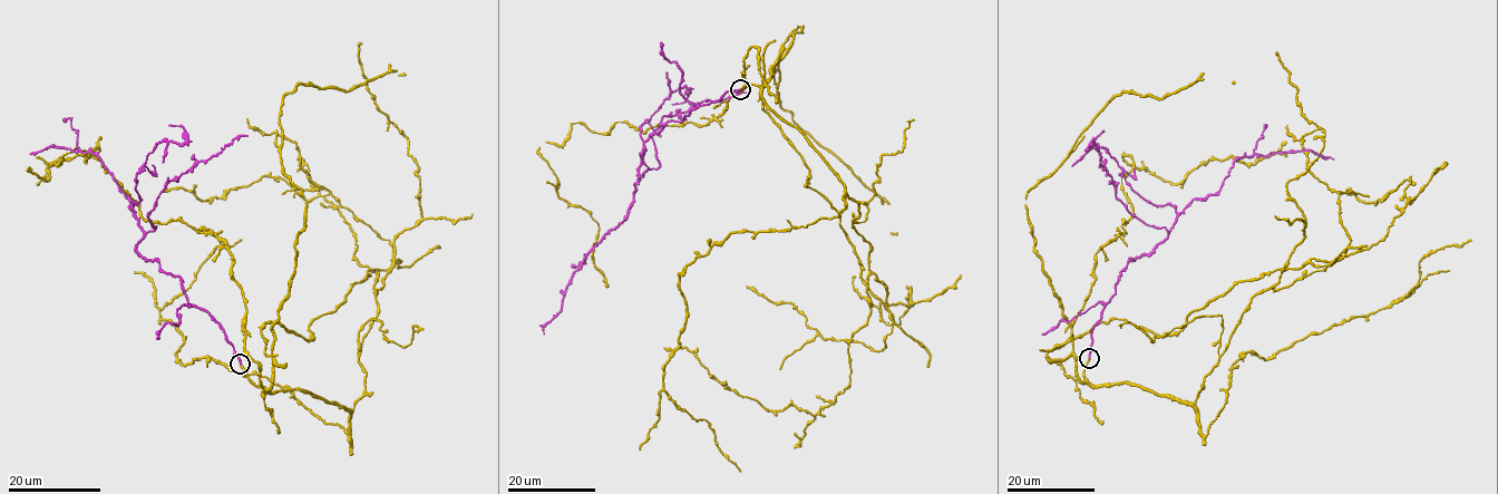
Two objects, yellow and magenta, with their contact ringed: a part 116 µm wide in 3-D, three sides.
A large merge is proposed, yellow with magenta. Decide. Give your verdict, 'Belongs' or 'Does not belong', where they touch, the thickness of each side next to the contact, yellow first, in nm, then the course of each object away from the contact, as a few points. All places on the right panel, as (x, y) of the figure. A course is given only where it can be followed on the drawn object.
Belongs. Place: (1089, 358). Thickness 180 nm (yellow) against 240 nm. Course of yellow: (1089, 357), (1092, 385), (1194, 403), (1254, 296), (1367, 249), (1414, 199), (1404, 180), (1373, 202), (1346, 194). Course of magenta: (1089, 357), (1091, 330), (1120, 271), (1149, 254), (1194, 199), (1214, 195), (1236, 160), (1309, 149), (1334, 158)

